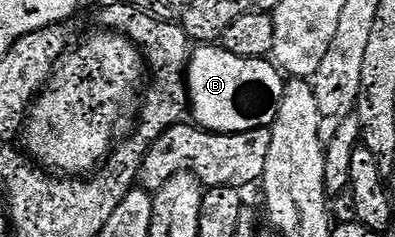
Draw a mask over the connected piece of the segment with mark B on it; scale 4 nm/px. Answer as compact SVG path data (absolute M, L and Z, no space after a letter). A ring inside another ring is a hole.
M203 44L190 59L186 87L189 110L196 125L210 133L242 134L268 123L268 114L285 89L285 80L270 59L236 56L218 45Z

